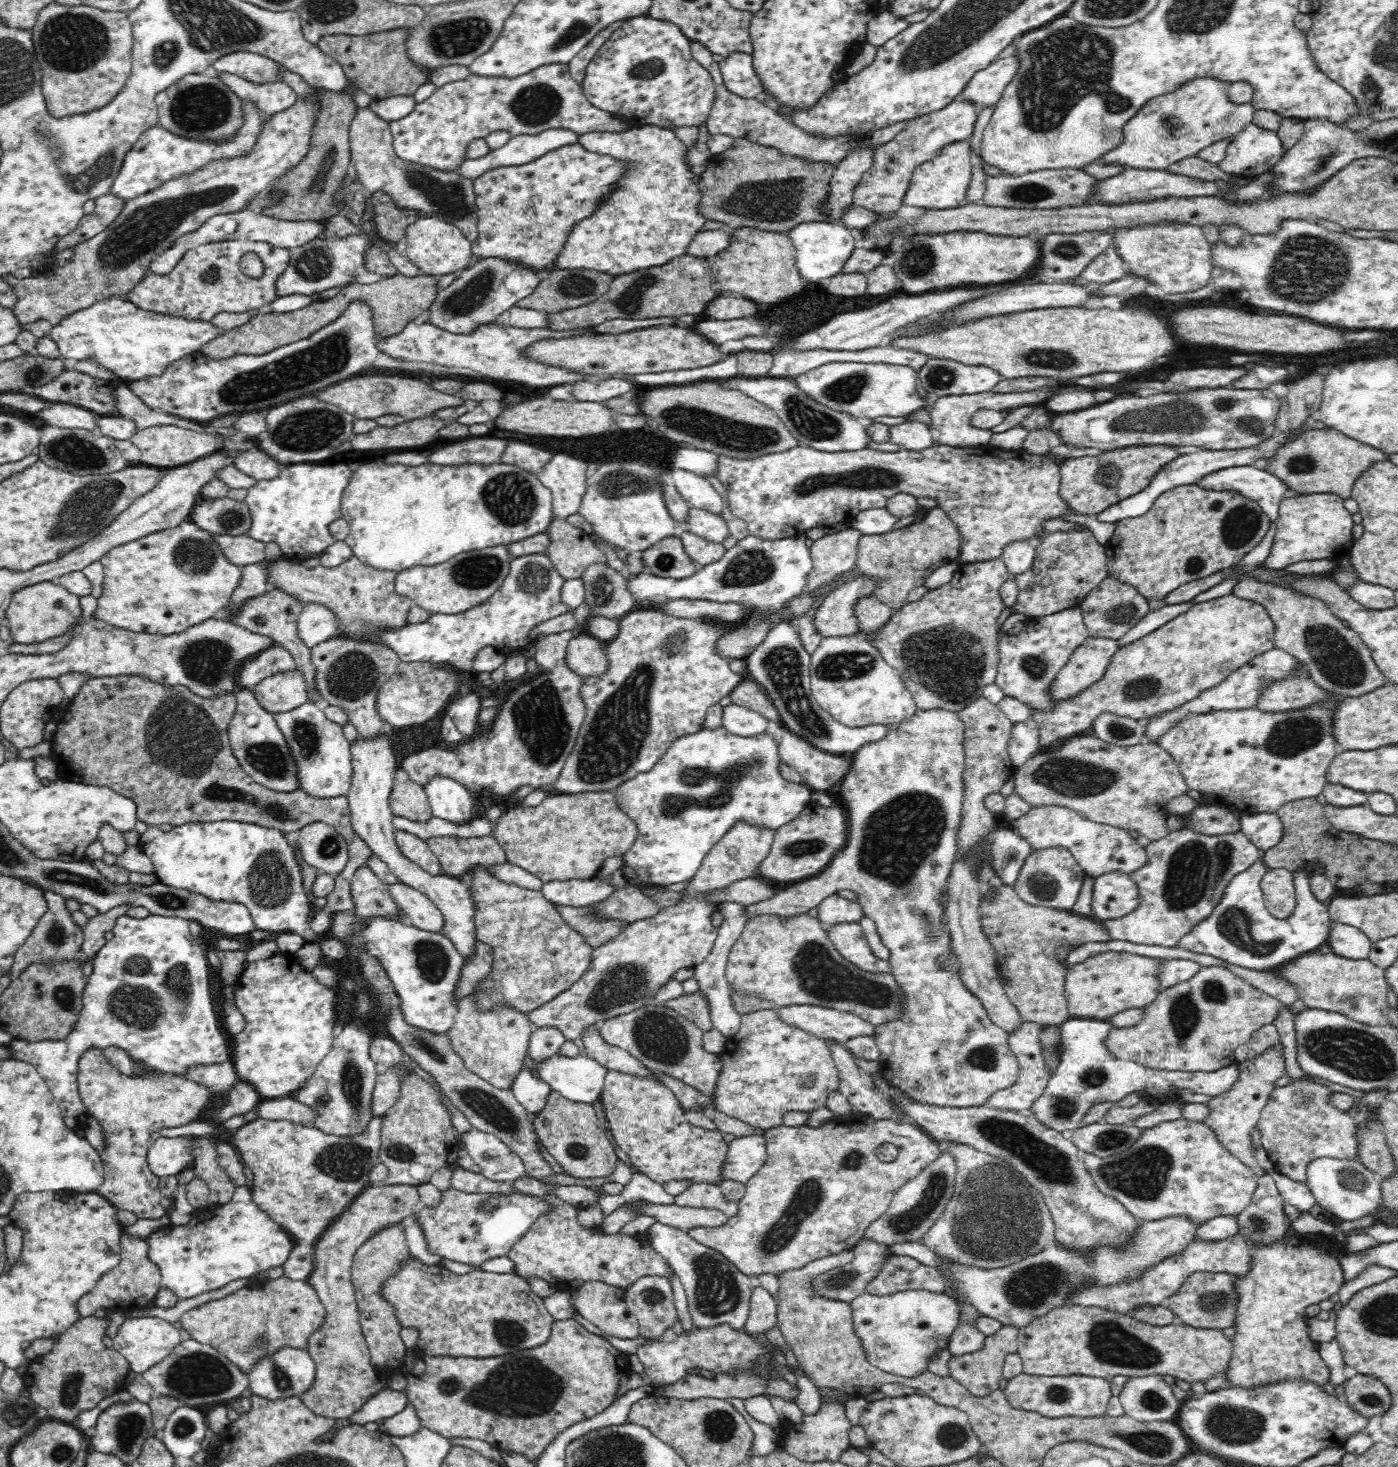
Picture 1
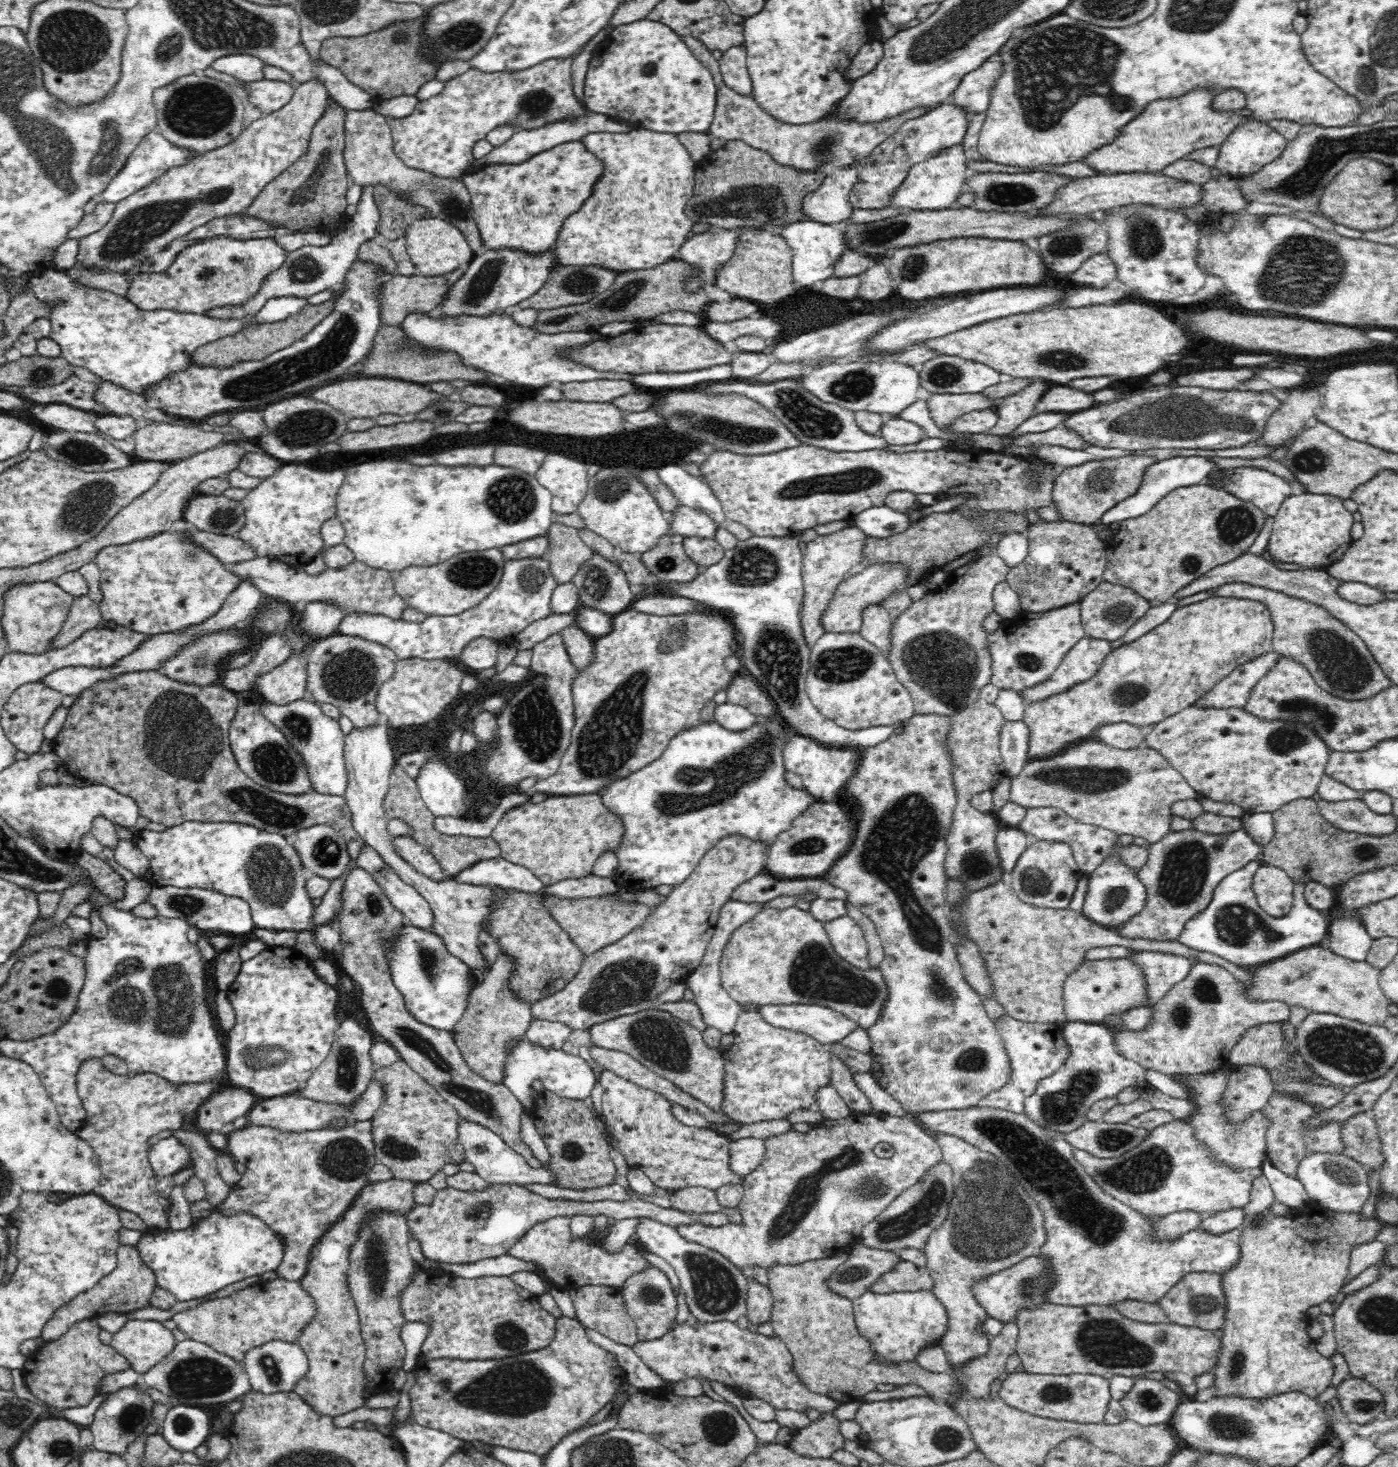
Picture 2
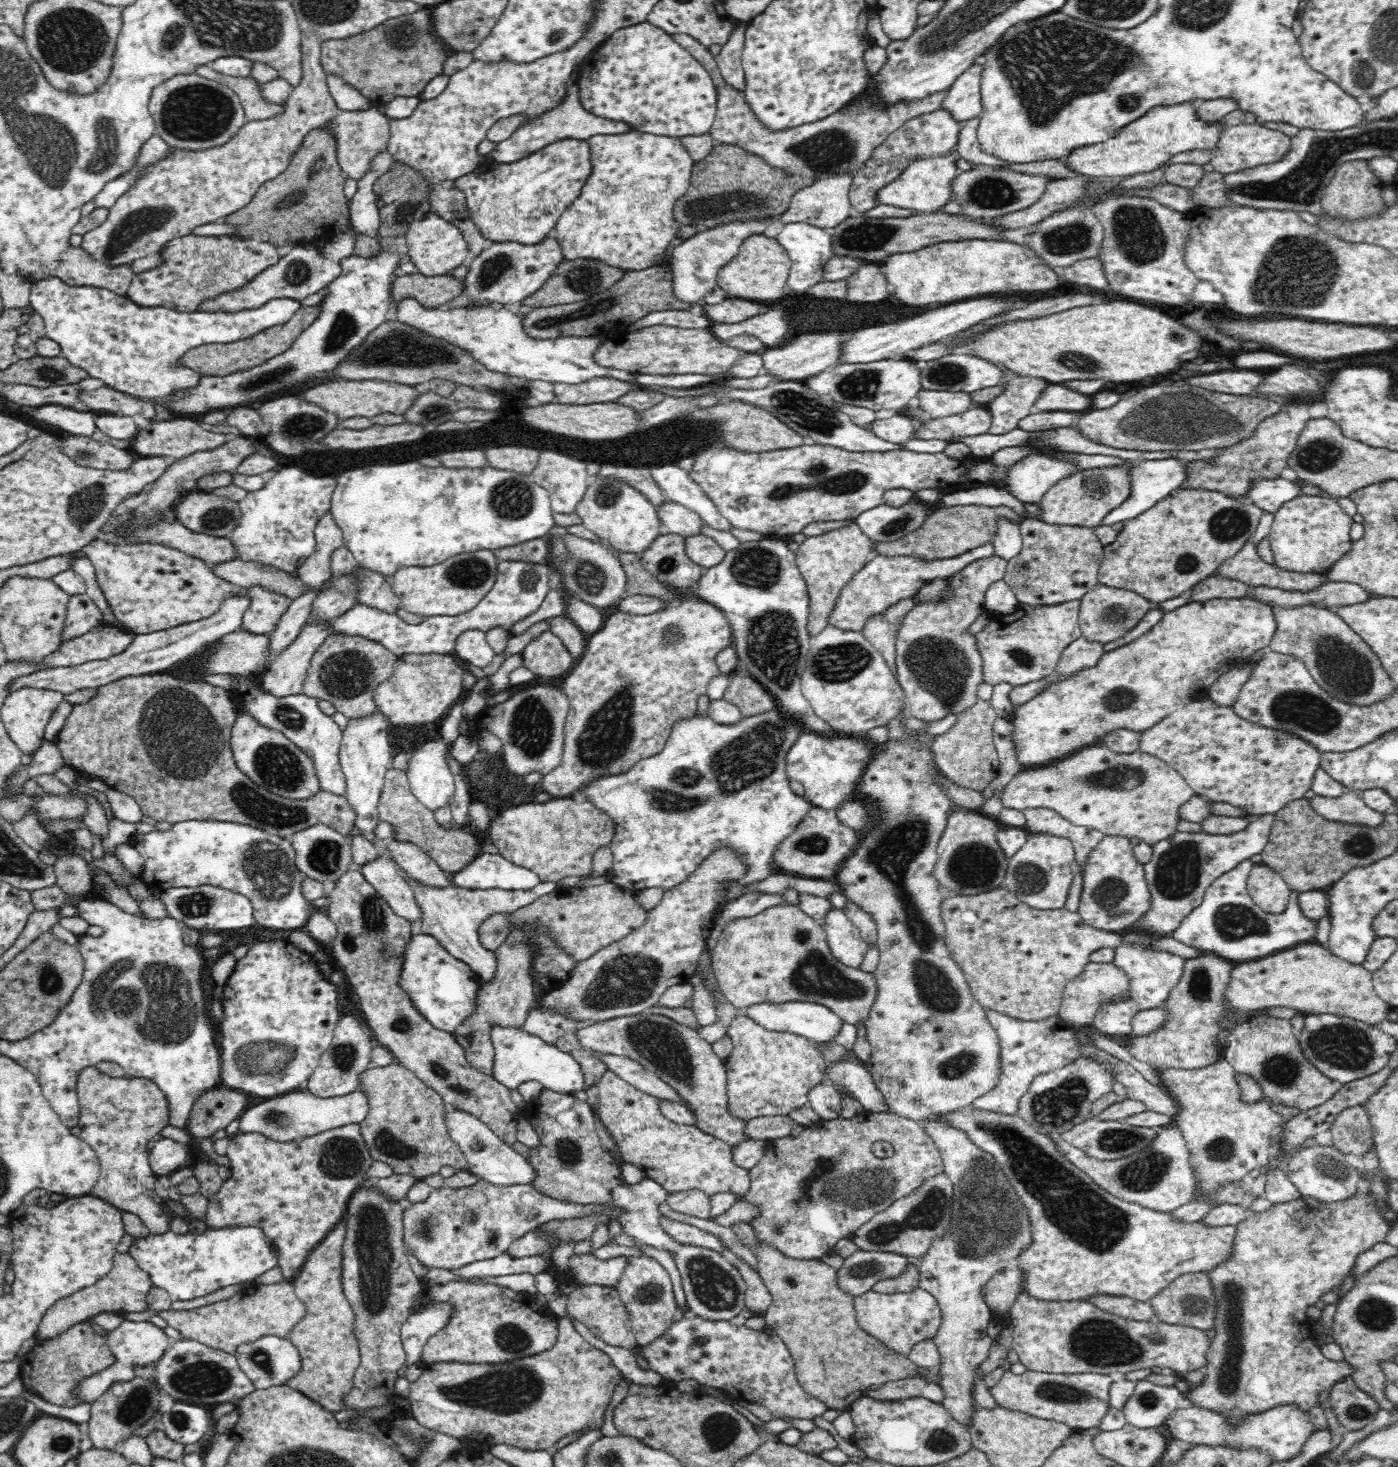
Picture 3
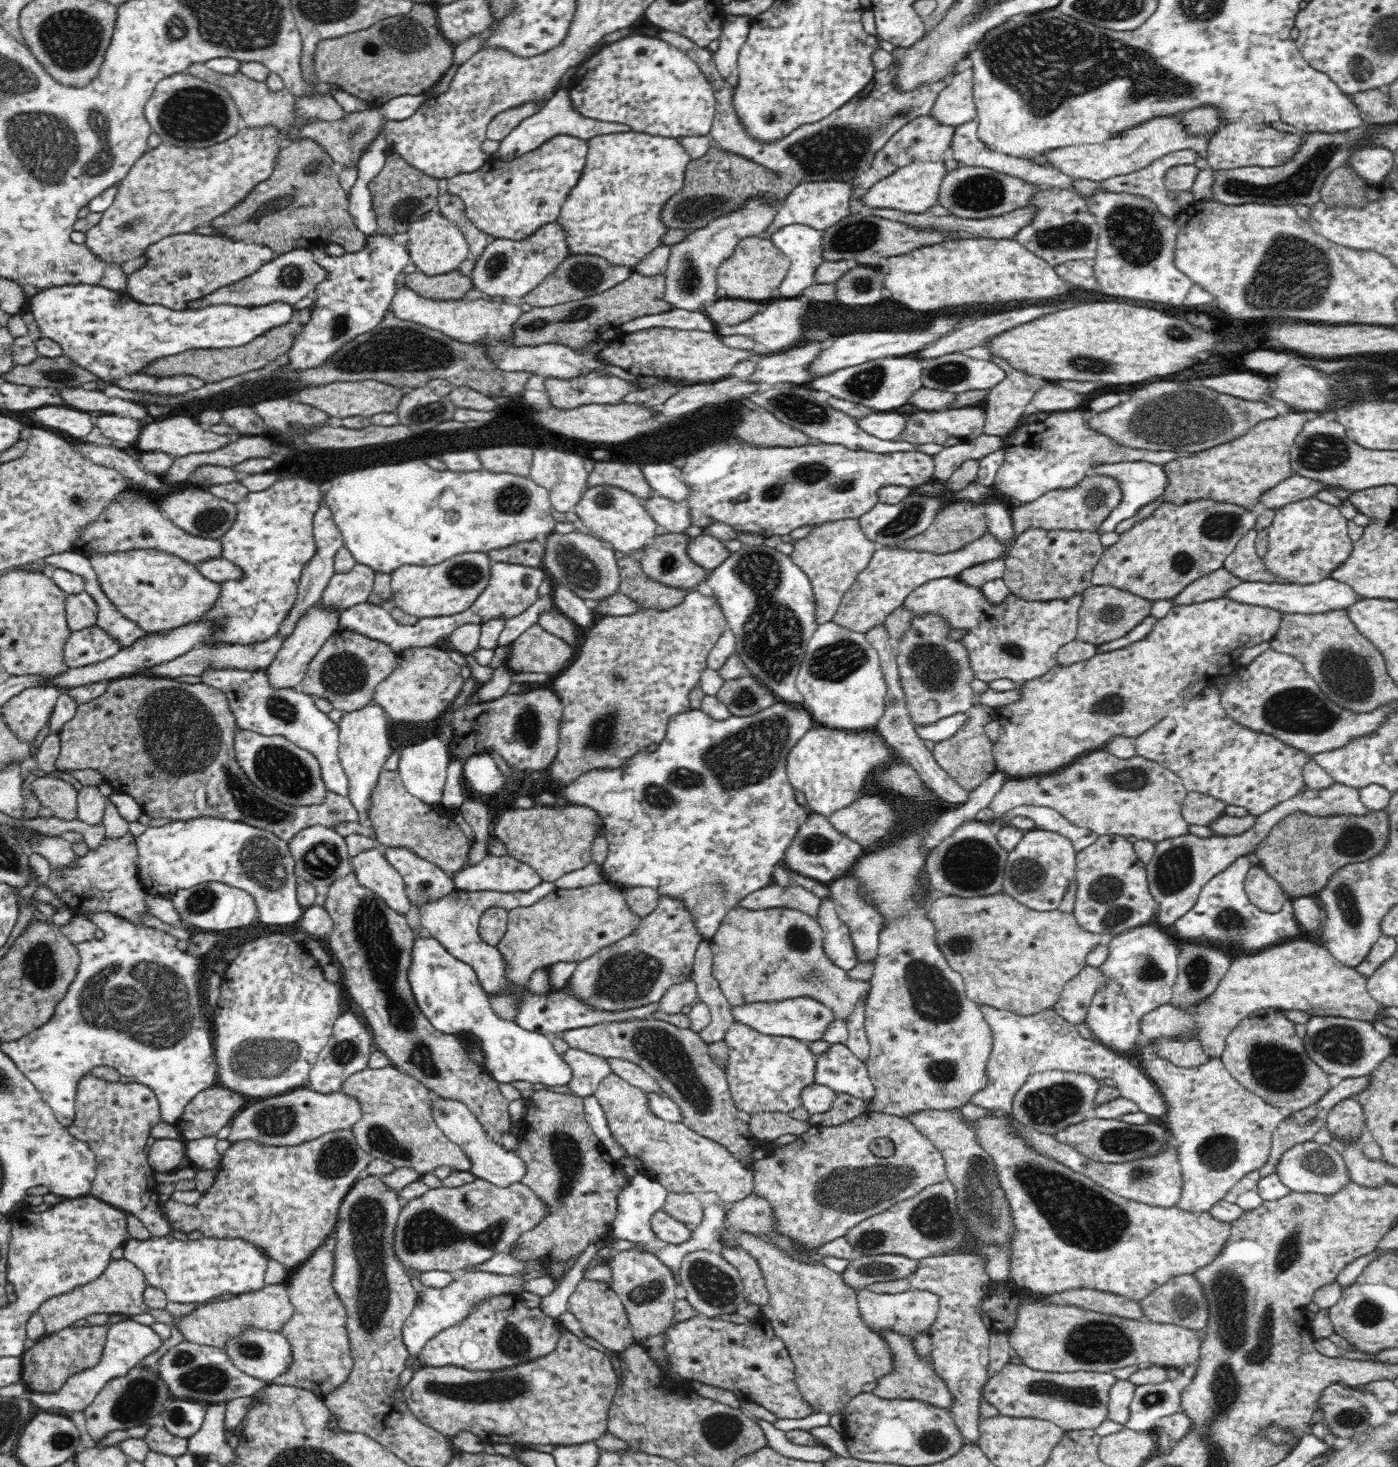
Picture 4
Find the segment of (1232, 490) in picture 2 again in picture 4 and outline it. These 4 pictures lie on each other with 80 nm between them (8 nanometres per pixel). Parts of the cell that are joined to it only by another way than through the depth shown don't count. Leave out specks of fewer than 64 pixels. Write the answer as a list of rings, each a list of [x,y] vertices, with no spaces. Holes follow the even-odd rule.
[[[1296,475],[1276,484],[1260,495],[1258,498],[1259,508],[1261,510],[1276,510],[1285,504],[1294,502],[1294,500],[1311,498],[1319,490],[1327,490],[1327,487],[1320,482]]]

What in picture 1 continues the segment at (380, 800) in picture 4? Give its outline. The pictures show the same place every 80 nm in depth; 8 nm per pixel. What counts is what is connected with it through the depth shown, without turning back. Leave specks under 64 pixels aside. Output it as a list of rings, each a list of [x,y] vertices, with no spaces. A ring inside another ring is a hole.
[[[402,768],[395,772],[389,801],[392,812],[408,820],[424,822],[433,817],[425,787],[416,784]],[[492,834],[480,838],[456,839],[434,837],[425,839],[430,850],[439,858],[442,874],[466,876],[476,865],[497,865],[507,861],[504,849]]]

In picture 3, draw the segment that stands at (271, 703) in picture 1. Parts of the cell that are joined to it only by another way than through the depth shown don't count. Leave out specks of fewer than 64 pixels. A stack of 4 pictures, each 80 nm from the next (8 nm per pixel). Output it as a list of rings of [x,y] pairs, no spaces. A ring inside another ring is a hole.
[[[306,623],[301,630],[300,636],[286,650],[283,650],[268,667],[264,668],[260,684],[262,691],[278,698],[302,694],[303,684],[307,677],[307,670],[312,656],[318,650],[320,644],[332,634],[334,634],[334,631],[326,623]]]

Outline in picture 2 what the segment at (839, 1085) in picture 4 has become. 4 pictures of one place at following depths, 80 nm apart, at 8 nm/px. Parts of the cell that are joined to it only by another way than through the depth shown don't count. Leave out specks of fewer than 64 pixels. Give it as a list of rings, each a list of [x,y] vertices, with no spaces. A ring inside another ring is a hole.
[[[857,1072],[854,1080],[865,1092],[867,1098],[871,1100],[876,1111],[893,1117],[907,1116],[907,1112],[902,1108],[902,1105],[879,1085],[872,1073],[862,1074],[862,1072]]]

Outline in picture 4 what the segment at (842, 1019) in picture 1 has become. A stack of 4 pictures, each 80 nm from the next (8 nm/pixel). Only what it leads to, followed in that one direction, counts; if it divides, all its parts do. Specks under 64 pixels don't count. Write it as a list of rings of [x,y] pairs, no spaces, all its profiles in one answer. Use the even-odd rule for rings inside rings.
[[[794,998],[782,1002],[756,1002],[733,1007],[732,1014],[736,1021],[743,1022],[762,1034],[789,1036],[809,1043],[823,1040],[826,1029],[836,1020],[835,1014],[830,1009],[812,998]]]

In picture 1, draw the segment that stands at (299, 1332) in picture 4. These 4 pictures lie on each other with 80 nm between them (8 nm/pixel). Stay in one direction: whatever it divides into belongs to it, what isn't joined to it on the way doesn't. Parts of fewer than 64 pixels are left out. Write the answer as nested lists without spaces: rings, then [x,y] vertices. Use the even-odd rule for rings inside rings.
[[[367,1185],[328,1225],[317,1239],[314,1266],[307,1282],[325,1306],[325,1321],[307,1342],[307,1351],[316,1365],[316,1378],[301,1401],[316,1415],[336,1420],[348,1419],[364,1407],[371,1396],[388,1388],[384,1376],[371,1363],[371,1356],[359,1319],[360,1313],[351,1283],[353,1256],[372,1235],[422,1210],[417,1187],[410,1185]]]

